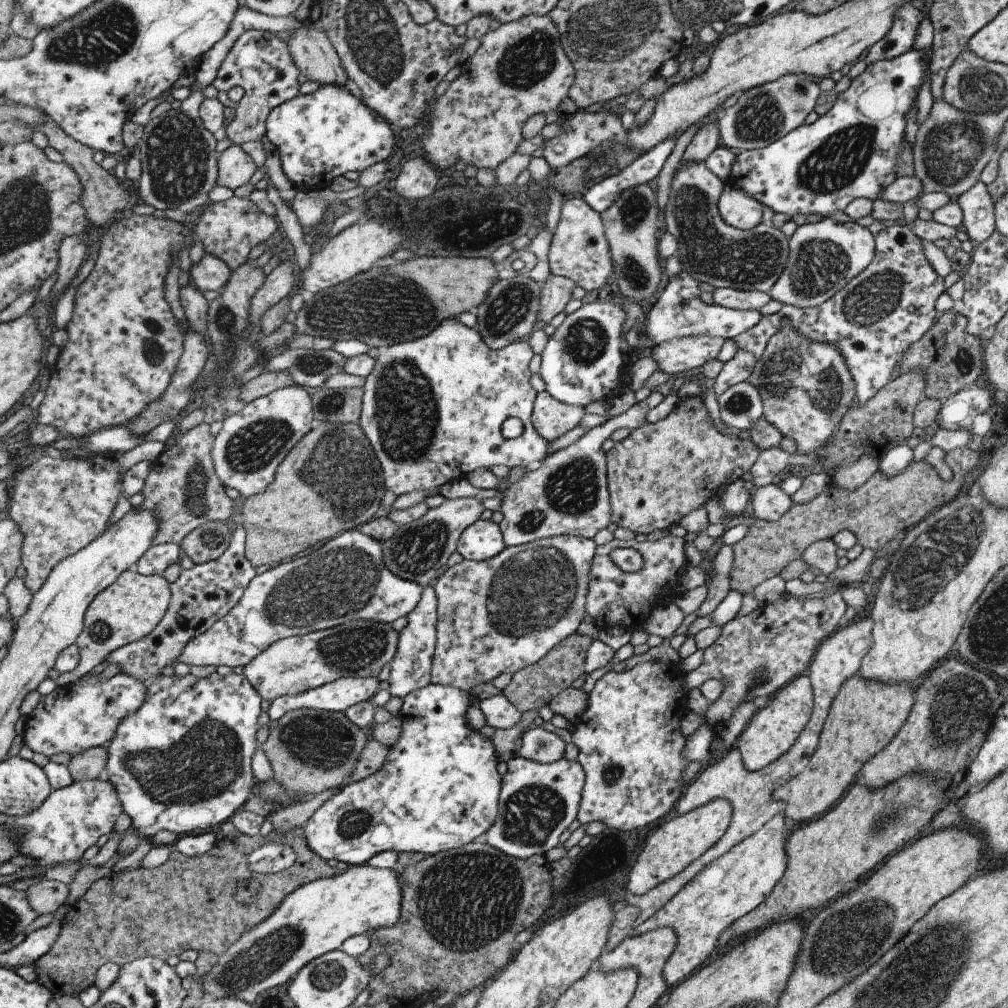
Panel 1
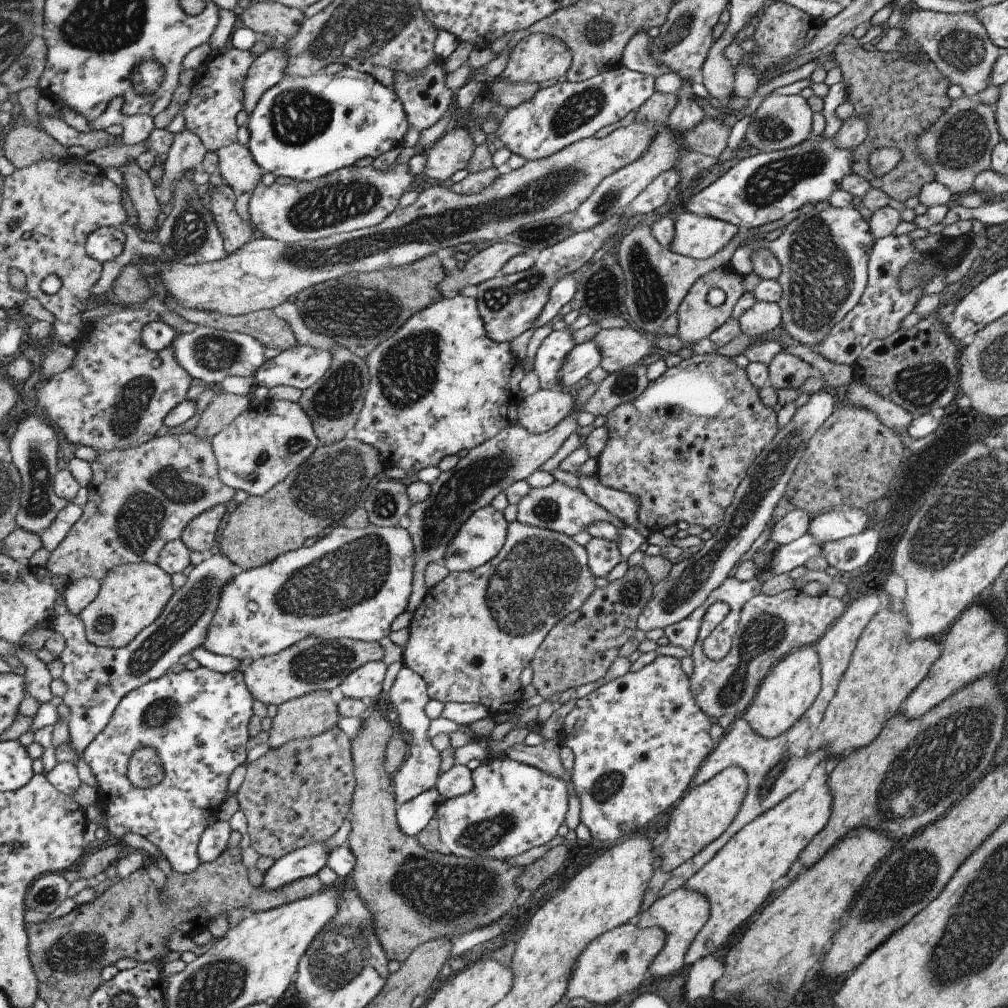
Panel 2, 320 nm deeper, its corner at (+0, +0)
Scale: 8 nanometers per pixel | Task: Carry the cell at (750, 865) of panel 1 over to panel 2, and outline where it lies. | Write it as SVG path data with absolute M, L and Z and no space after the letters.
M819 762L811 771L811 776L794 790L787 798L778 802L768 811L757 815L750 823L744 824L727 842L713 855L713 858L706 862L683 887L690 891L700 892L705 895L710 908L708 919L701 927L701 930L691 941L684 956L684 964L694 963L695 960L704 956L715 954L715 950L729 938L729 934L743 924L769 896L771 884L781 878L787 870L789 864L799 856L799 852L809 844L809 840L827 824L829 818L829 808L831 808L832 798L828 787L828 774L825 772L823 762Z

